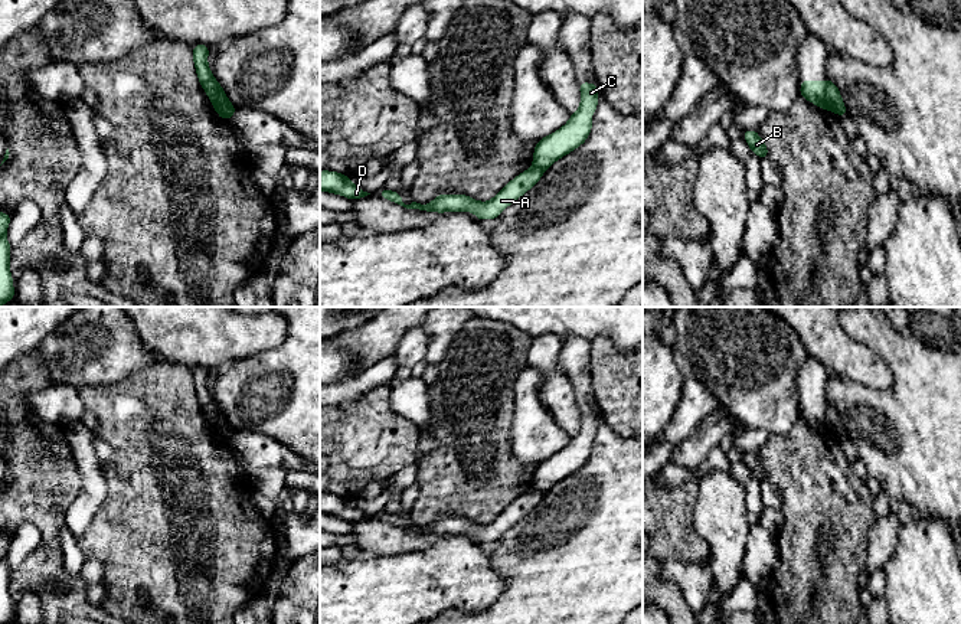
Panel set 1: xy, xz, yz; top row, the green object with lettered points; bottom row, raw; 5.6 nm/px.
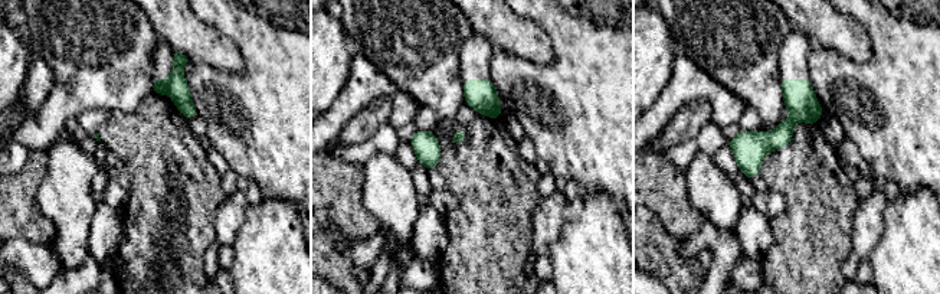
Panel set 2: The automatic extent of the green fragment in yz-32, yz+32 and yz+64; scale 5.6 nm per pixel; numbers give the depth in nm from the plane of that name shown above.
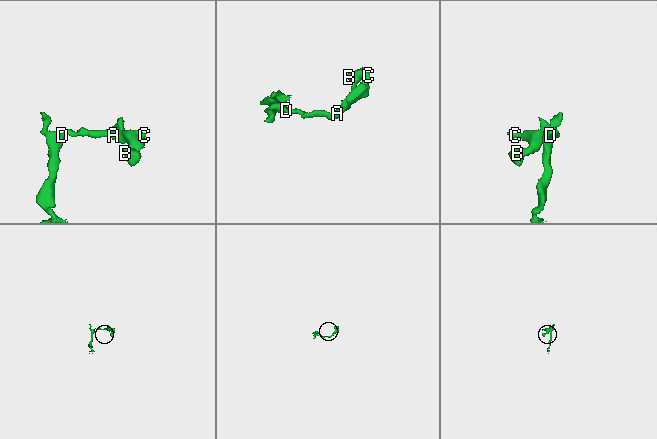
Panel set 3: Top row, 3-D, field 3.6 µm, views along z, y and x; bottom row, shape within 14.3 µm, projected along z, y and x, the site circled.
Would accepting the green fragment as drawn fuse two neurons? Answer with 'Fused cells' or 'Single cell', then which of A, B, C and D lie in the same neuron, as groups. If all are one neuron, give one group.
Fused cells. Groups: A D / B C

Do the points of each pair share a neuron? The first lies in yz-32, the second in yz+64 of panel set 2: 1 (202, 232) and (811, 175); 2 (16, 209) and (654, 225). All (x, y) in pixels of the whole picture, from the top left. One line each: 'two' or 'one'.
1: one
2: two

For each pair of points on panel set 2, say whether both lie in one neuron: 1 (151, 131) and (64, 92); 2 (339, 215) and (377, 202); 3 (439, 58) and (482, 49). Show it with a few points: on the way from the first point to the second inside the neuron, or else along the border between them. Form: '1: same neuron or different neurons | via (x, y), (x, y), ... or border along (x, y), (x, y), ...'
1: different neurons | border along (141, 100), (133, 111), (110, 111)
2: different neurons | border along (363, 173), (362, 202), (380, 228)
3: same neuron | via (449, 58), (461, 58), (472, 51)

